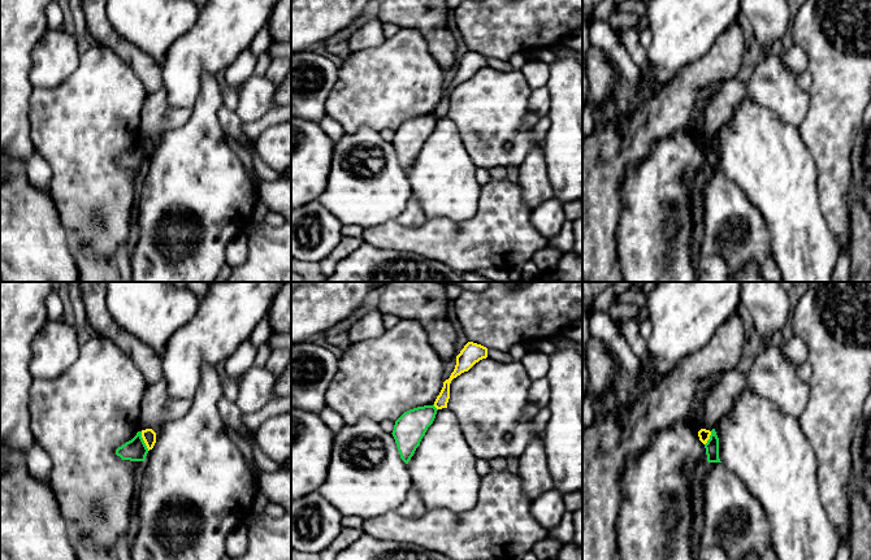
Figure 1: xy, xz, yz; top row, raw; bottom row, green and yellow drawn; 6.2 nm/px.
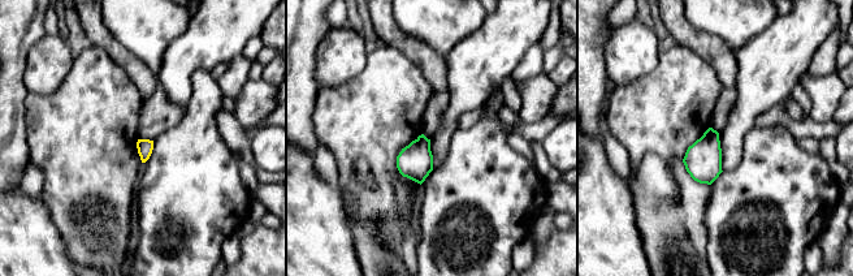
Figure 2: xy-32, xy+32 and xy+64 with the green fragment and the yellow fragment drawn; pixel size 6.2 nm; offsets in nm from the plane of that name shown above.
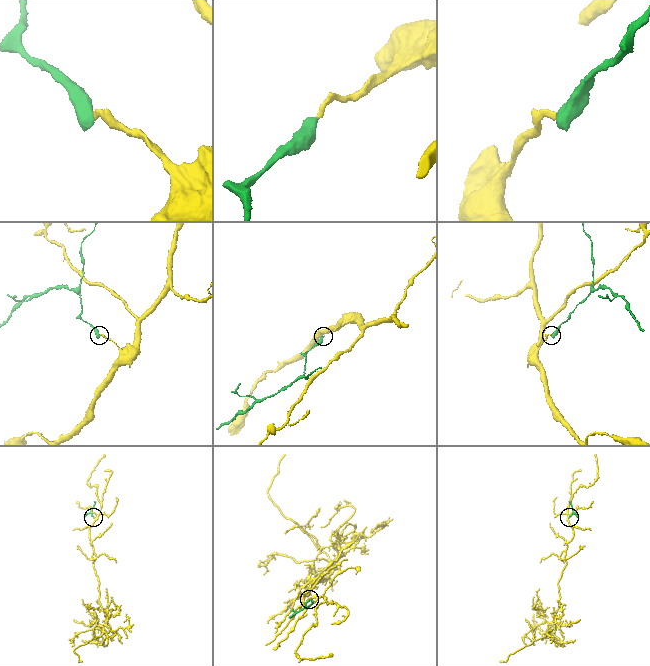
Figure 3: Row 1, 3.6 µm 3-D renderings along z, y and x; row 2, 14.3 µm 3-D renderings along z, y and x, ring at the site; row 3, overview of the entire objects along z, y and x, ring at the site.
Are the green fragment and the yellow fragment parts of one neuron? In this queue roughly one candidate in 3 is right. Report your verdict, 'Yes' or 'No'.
No

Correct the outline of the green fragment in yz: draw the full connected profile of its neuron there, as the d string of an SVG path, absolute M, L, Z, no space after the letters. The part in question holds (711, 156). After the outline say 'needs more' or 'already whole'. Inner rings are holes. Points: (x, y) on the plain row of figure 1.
M715 138L711 139L710 148L705 153L705 157L708 172L722 172L719 168L719 147Z; already whole

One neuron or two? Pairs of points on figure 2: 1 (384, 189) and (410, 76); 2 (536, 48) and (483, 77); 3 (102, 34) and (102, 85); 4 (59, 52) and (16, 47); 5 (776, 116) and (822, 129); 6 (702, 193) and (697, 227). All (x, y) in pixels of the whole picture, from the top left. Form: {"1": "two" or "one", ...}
{"1": "one", "2": "two", "3": "two", "4": "two", "5": "one", "6": "one"}

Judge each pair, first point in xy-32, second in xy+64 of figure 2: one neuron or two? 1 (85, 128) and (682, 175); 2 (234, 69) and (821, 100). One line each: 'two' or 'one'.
1: two
2: two

